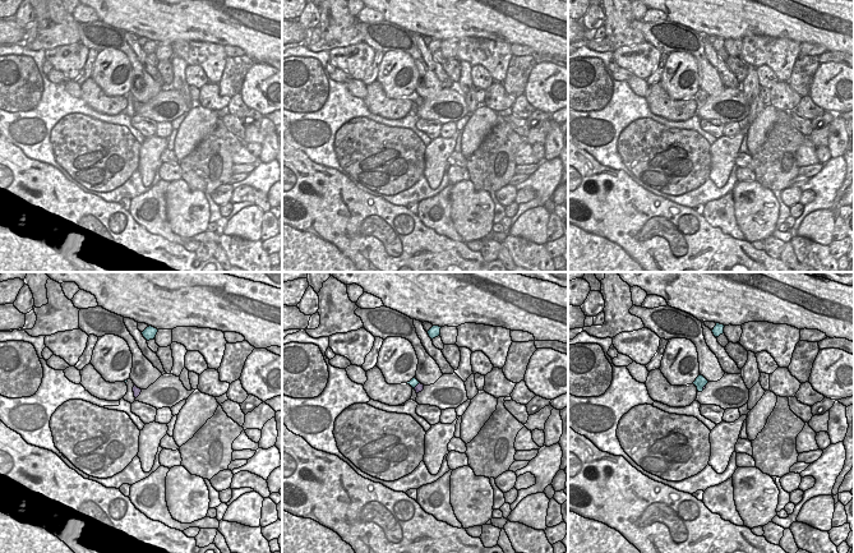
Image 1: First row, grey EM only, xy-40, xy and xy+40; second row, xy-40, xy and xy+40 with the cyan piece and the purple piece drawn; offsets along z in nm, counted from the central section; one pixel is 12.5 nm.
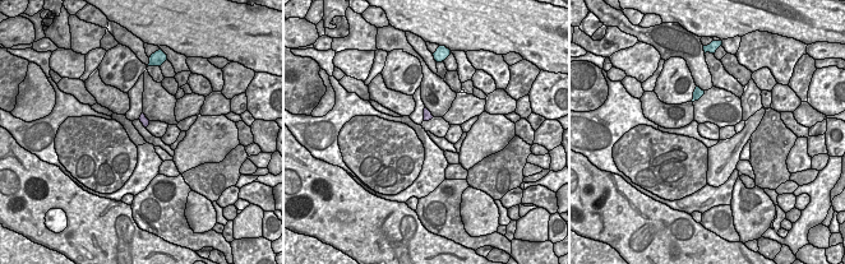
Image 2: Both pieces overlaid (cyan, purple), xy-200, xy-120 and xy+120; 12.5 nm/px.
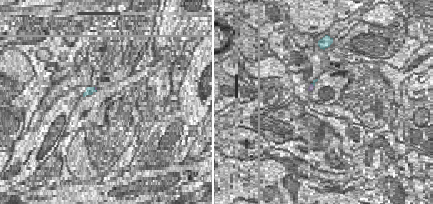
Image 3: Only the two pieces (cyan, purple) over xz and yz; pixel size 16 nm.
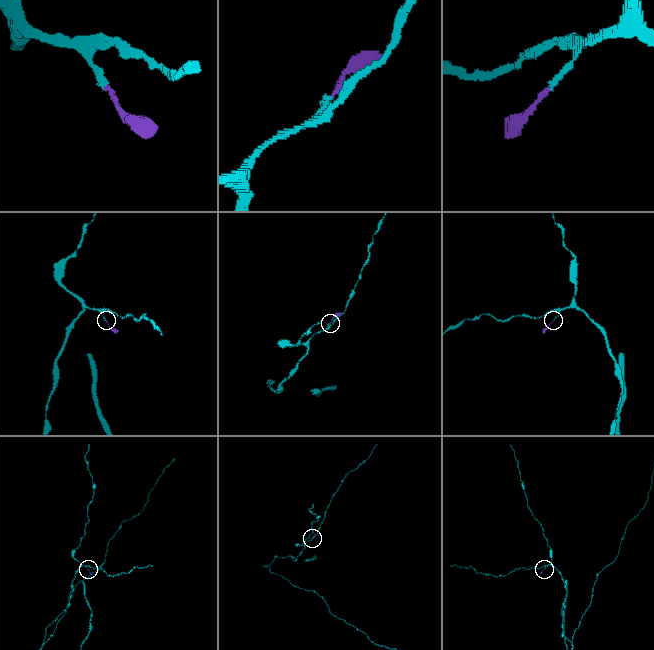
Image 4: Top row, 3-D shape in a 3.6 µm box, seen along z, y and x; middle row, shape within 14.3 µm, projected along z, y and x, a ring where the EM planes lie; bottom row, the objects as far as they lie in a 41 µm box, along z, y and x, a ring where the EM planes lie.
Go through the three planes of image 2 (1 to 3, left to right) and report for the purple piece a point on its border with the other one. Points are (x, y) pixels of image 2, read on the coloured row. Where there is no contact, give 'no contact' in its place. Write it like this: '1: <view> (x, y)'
1: no contact
2: no contact
3: no contact

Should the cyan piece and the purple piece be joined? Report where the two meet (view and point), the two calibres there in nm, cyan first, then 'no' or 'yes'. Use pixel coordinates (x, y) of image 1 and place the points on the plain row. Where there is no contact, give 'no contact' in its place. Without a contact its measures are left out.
xy (416, 98) | 120/90 nm | yes

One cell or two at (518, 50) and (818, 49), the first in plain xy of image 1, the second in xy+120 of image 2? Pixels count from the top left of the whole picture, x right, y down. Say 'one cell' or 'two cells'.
one cell

